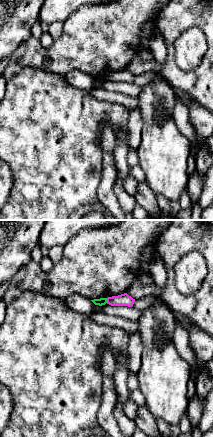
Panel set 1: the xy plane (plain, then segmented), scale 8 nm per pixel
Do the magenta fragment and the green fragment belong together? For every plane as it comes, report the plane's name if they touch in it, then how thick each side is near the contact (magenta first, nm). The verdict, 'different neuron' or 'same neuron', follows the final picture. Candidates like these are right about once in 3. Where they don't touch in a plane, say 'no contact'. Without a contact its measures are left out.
xy | 100/60 nm

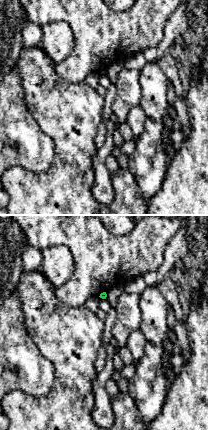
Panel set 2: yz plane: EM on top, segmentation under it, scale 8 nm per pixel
yz | 20/50 nm

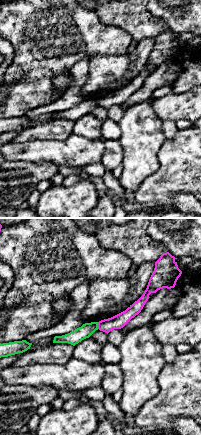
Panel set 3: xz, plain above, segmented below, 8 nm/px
xz | 120/110 nm

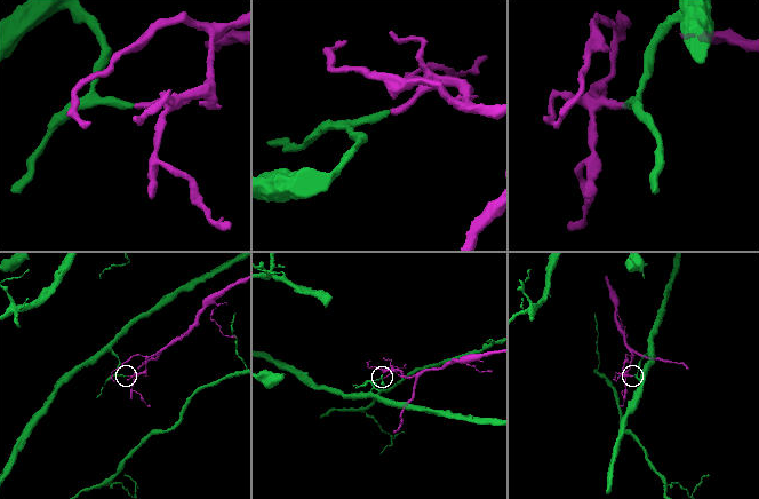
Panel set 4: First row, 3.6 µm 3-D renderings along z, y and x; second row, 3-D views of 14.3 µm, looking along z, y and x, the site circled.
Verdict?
different neuron

